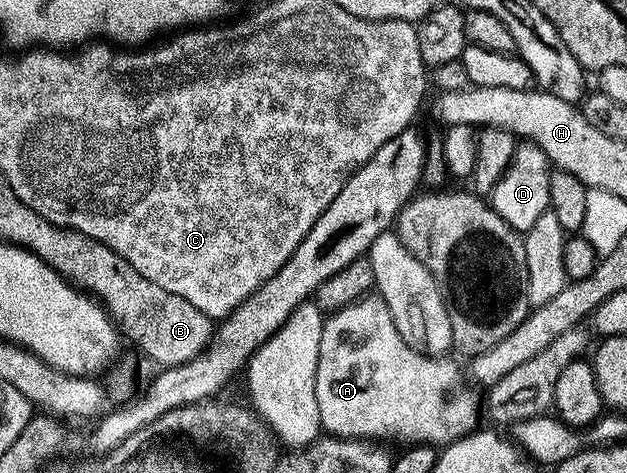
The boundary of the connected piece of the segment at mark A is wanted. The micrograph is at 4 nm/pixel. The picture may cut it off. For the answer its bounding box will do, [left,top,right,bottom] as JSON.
[315,293,483,445]

